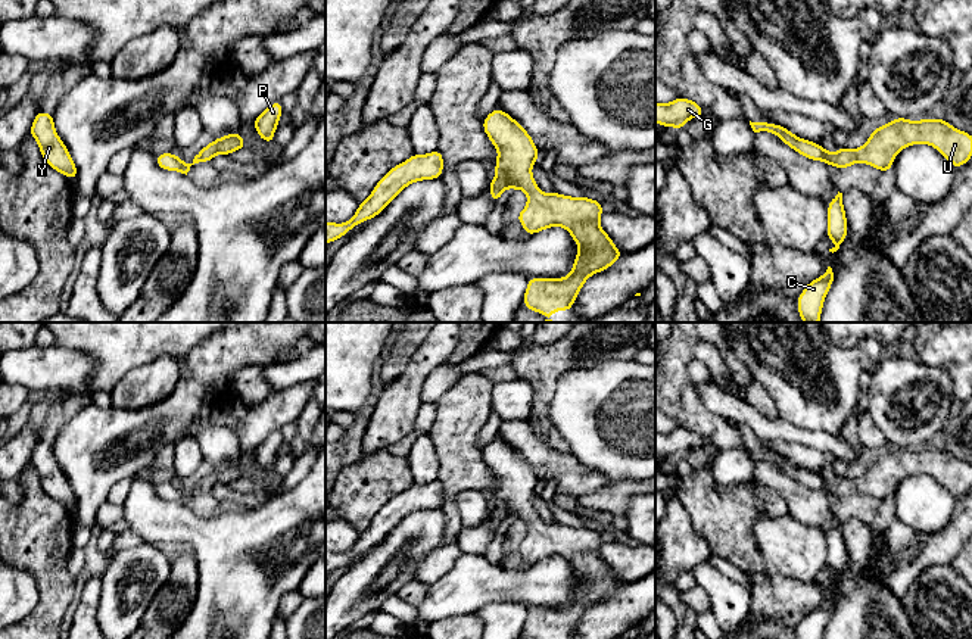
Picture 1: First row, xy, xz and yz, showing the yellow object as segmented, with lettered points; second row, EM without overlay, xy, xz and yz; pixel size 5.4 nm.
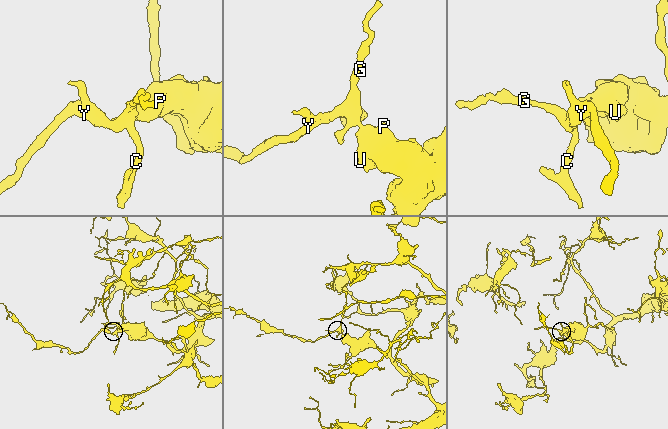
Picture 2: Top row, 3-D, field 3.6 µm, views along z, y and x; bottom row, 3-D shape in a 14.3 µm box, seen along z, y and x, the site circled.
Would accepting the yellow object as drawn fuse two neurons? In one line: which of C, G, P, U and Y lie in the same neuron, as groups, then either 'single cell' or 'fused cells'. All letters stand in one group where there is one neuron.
groups C G P U Y; single cell

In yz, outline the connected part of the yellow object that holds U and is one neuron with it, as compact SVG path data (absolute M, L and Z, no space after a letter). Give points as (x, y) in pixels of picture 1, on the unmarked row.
M922 446L919 452L894 448L891 452L875 458L869 470L857 480L841 477L834 483L825 480L822 474L797 467L782 455L751 451L750 455L754 462L772 462L804 487L834 495L838 499L863 492L890 502L897 483L913 474L935 477L954 498L960 498L972 487L972 464L951 456L944 448L932 451Z

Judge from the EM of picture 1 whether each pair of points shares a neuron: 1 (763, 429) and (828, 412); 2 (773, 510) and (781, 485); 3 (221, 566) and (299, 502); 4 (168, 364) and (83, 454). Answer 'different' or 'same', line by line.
1: different
2: different
3: same
4: different

